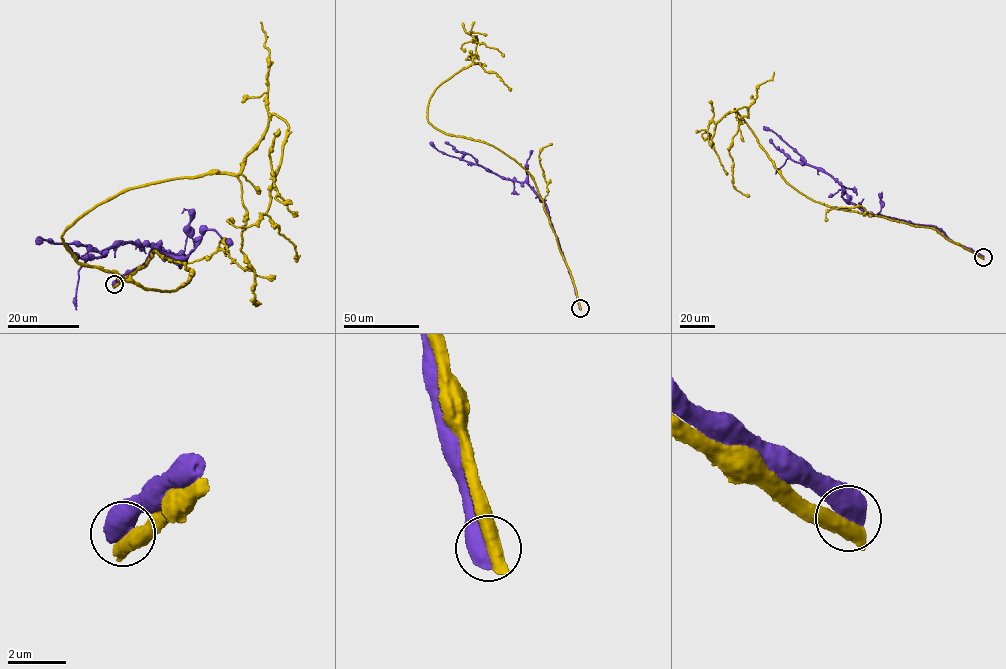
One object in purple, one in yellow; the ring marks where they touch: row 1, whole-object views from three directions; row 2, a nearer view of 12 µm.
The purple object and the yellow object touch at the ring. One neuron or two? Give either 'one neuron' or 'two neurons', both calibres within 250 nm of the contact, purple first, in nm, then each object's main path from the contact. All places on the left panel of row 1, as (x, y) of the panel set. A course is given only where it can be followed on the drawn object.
two neurons; 700 nm thick on the purple side, 650 nm on the other; purple runs (114, 284), (140, 269), (158, 246), (186, 261), (181, 266), (152, 247), (130, 243), (96, 251), (38, 239); yellow runs (114, 284), (154, 252), (194, 275), (122, 280), (66, 226), (239, 172), (274, 114), (266, 213), (296, 261)

